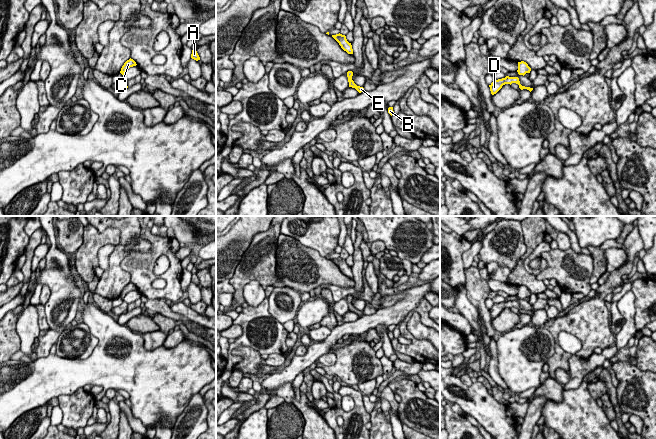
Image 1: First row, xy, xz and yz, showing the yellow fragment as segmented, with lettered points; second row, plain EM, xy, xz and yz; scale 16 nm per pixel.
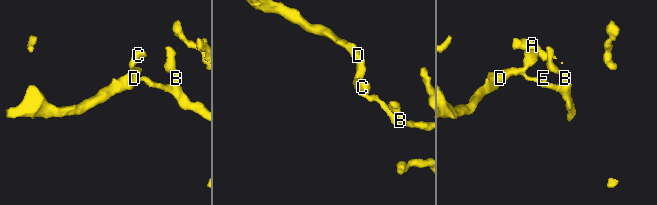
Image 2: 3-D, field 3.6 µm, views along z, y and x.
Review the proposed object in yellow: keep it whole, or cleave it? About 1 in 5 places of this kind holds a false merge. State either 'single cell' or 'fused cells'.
single cell

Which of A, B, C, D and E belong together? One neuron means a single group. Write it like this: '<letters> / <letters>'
A B C D E

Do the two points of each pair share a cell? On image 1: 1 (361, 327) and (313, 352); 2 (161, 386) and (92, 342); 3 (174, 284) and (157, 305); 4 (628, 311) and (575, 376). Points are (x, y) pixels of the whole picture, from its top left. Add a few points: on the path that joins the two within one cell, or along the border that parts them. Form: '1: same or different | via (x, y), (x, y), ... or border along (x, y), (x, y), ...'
1: same | via (349, 328), (341, 330), (325, 346)
2: different | border along (98, 339), (98, 344), (87, 357), (75, 356)
3: different | border along (148, 298), (167, 299)
4: same | via (629, 330), (612, 351), (594, 361)

